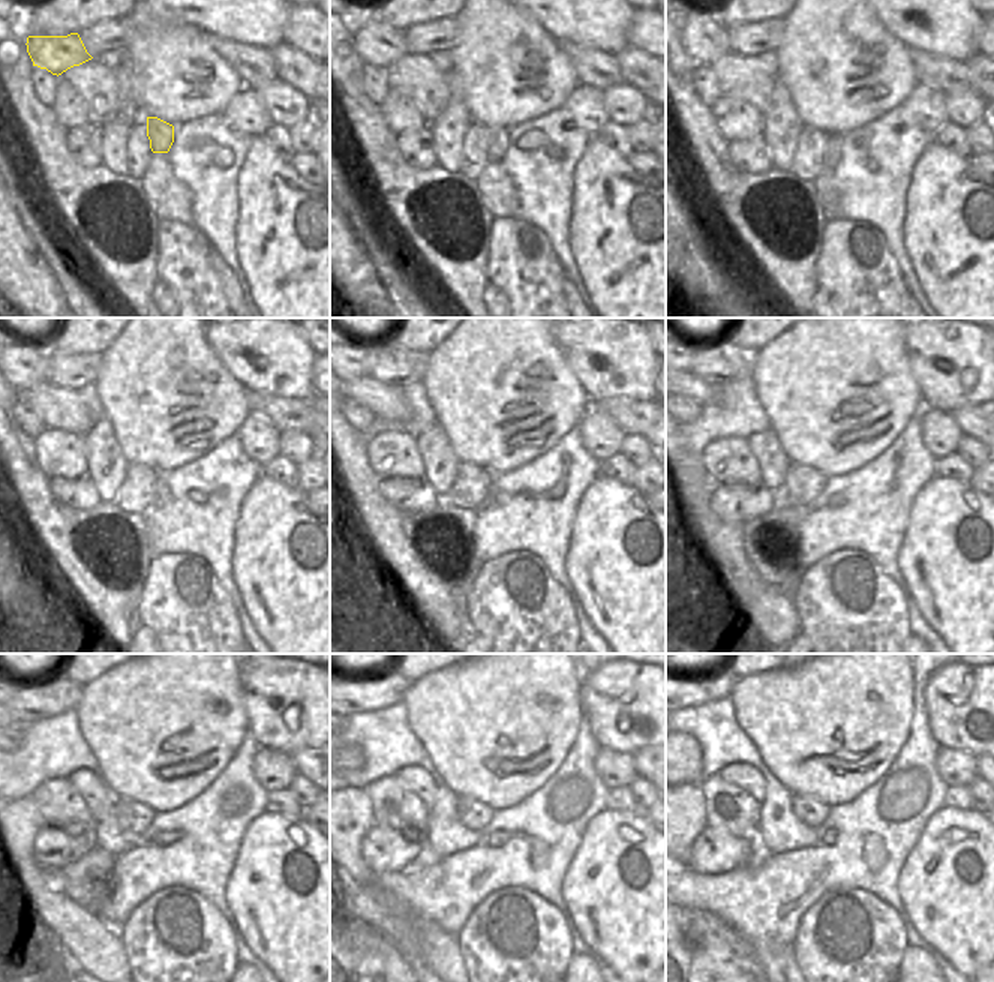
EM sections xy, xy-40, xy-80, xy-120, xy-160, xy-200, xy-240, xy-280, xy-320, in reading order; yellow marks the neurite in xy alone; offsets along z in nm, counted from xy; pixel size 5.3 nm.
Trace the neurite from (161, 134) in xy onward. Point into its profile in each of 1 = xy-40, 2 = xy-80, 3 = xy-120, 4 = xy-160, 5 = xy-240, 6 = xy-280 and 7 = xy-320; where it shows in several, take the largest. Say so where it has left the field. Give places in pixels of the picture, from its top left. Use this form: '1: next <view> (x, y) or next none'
1: next xy-40 (498, 135)
2: next xy-80 (834, 147)
3: next xy-120 (161, 495)
4: next xy-160 (499, 498)
5: next xy-240 (167, 837)
6: next xy-280 (499, 837)
7: next xy-320 (829, 837)

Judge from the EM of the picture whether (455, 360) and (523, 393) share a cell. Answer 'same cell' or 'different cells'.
same cell

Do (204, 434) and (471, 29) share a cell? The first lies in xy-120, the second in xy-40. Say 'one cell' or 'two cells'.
one cell

